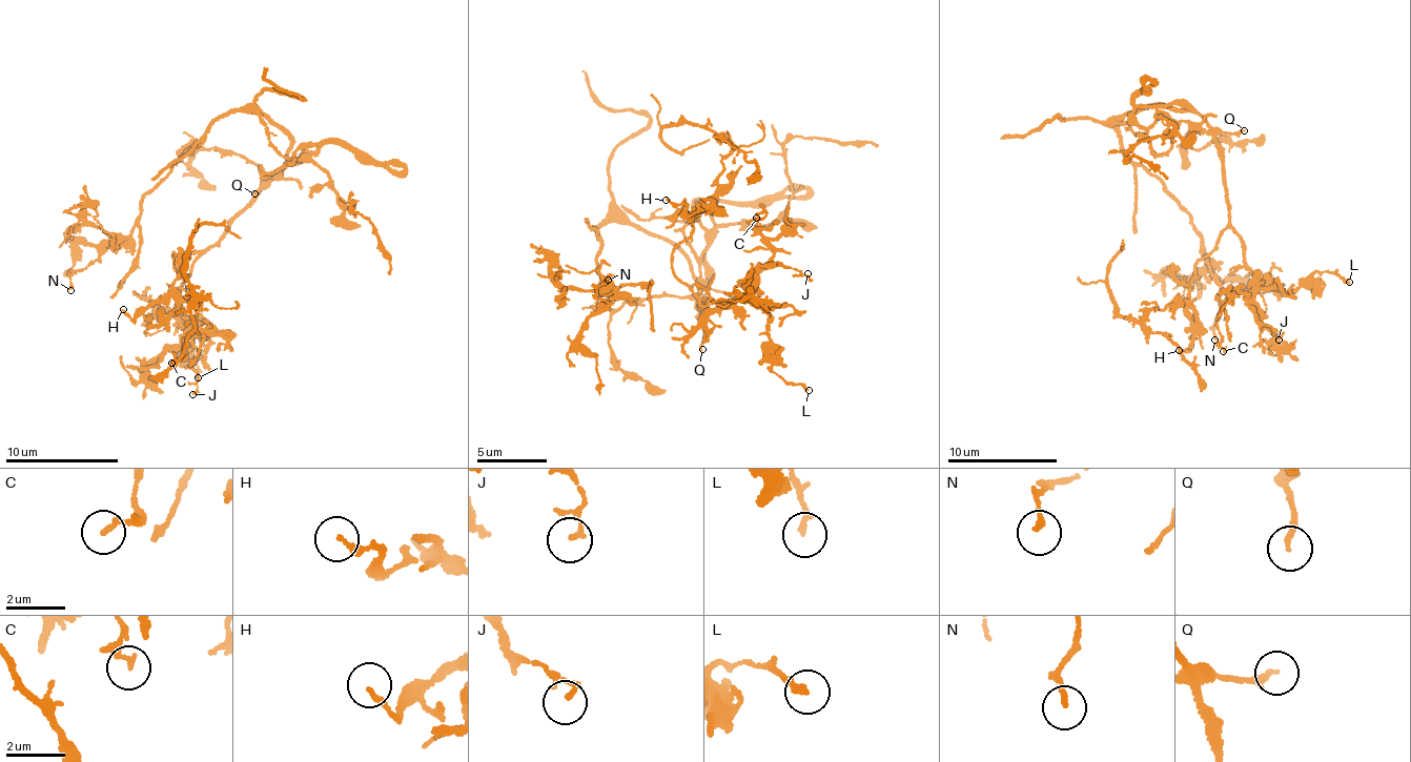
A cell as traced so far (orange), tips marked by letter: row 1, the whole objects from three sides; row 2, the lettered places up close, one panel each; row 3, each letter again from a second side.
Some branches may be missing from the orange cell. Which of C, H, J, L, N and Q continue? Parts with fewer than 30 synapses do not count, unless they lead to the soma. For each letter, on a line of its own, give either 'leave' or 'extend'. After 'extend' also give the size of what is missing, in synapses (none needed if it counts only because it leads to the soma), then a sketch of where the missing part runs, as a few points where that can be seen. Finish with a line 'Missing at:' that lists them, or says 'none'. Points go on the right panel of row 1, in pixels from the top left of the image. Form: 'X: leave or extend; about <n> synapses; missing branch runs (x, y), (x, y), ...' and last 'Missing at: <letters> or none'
C: leave
H: leave
J: leave
L: leave
N: leave
Q: leave
Missing at: none

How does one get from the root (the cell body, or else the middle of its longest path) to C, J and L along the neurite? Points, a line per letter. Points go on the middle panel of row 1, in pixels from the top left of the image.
C: (702, 302), (735, 301), (765, 268), (772, 251), (755, 234), (756, 218)
J: (702, 302), (701, 308), (706, 297), (698, 300), (700, 305), (710, 299), (735, 301), (763, 264), (808, 273)
L: (702, 302), (701, 308), (706, 297), (698, 300), (738, 297), (767, 312), (773, 368), (809, 390)

